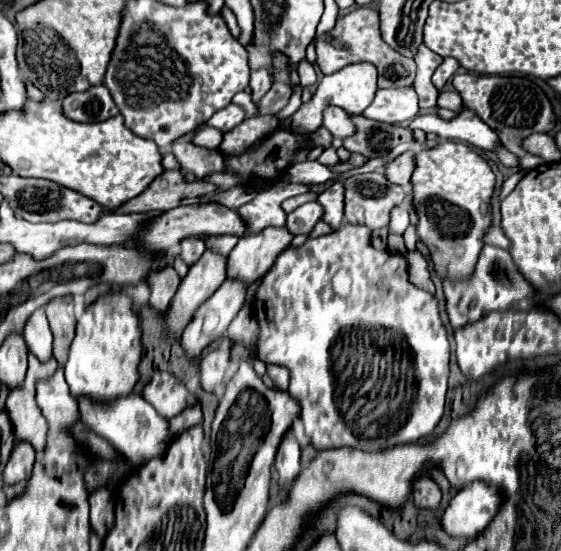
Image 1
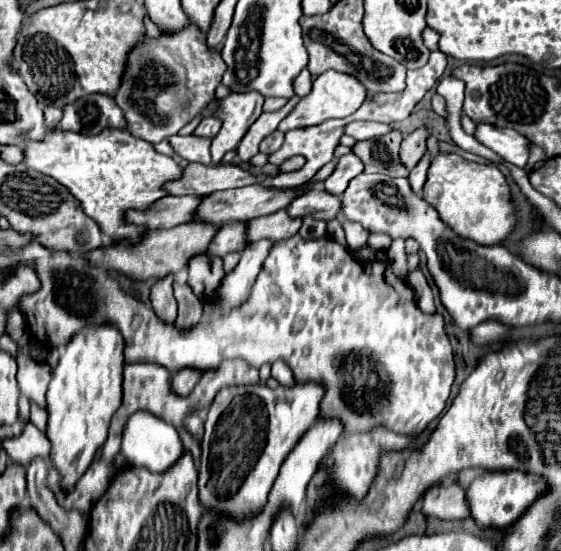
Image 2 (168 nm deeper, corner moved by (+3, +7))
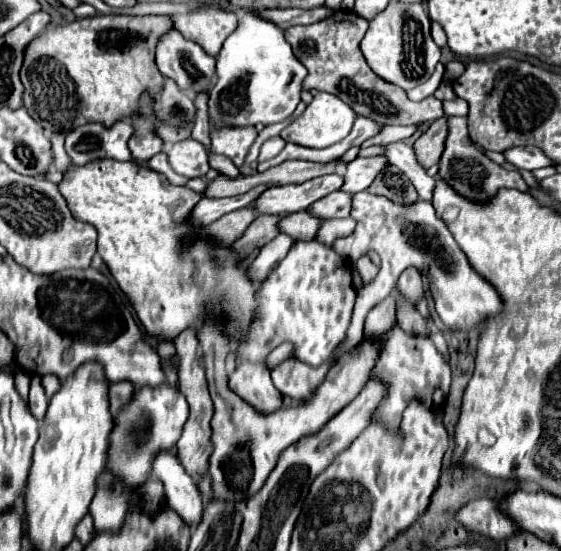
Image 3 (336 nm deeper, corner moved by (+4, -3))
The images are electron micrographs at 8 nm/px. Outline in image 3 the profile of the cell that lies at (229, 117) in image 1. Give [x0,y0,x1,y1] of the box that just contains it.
[168,139,210,179]

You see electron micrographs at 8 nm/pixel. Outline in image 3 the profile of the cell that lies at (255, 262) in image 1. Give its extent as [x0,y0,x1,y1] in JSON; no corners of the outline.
[280,211,322,241]

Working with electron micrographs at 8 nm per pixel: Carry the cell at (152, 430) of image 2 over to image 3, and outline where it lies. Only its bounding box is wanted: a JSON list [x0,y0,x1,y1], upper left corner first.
[152,451,204,527]

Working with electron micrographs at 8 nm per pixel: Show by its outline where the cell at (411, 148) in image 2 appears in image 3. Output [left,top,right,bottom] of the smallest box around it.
[414,117,448,169]

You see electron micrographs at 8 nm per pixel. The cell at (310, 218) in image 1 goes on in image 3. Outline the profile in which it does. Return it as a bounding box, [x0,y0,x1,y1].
[308,191,352,219]

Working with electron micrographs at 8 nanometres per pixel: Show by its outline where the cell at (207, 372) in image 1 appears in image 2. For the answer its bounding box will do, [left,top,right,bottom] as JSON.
[171,369,203,395]

